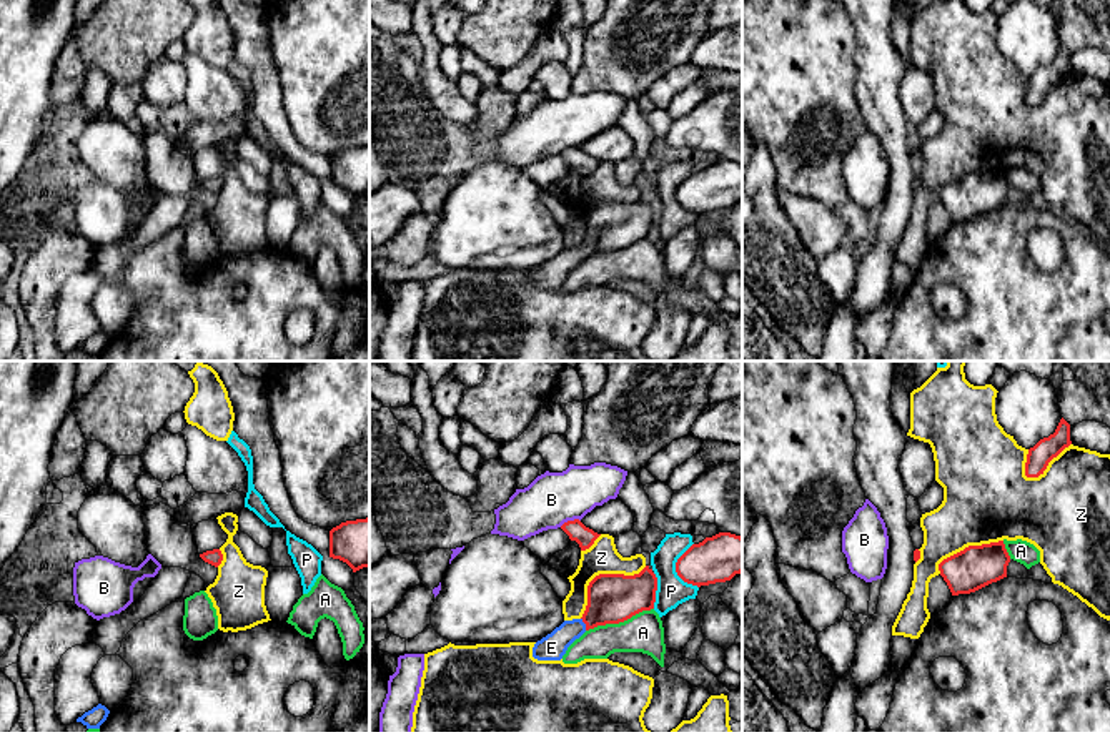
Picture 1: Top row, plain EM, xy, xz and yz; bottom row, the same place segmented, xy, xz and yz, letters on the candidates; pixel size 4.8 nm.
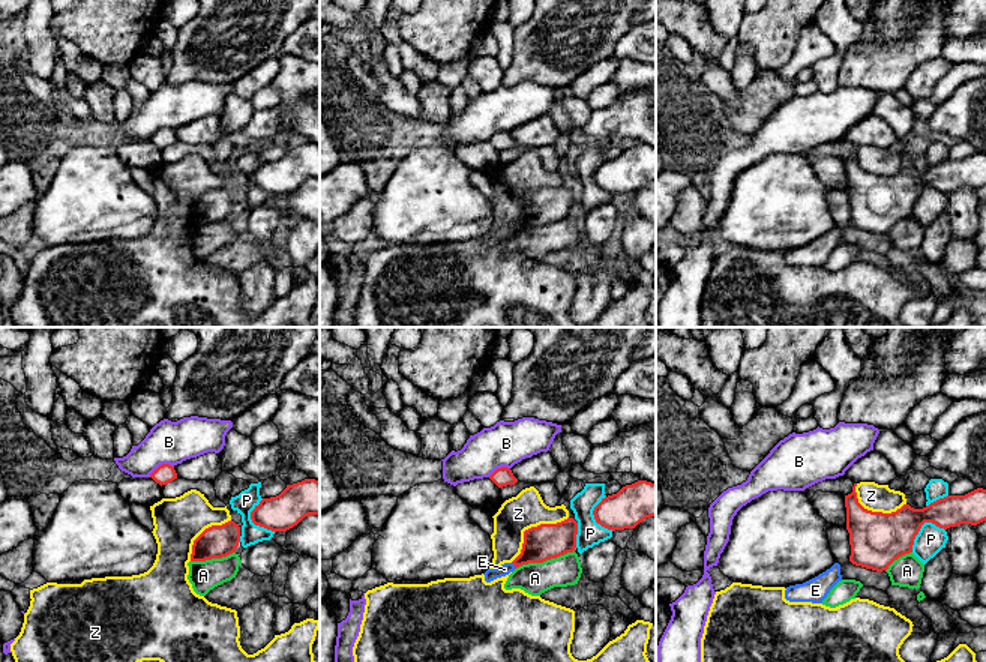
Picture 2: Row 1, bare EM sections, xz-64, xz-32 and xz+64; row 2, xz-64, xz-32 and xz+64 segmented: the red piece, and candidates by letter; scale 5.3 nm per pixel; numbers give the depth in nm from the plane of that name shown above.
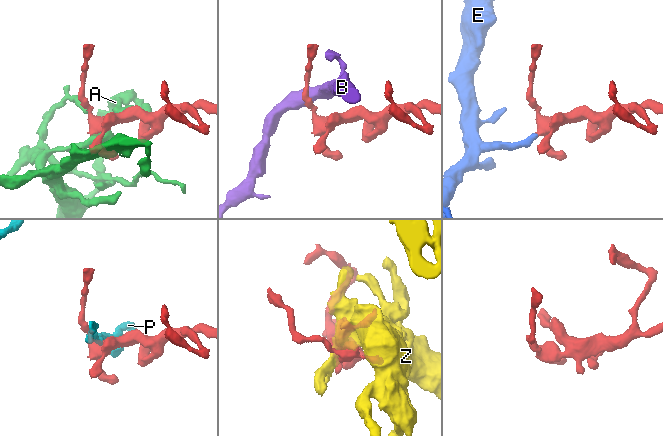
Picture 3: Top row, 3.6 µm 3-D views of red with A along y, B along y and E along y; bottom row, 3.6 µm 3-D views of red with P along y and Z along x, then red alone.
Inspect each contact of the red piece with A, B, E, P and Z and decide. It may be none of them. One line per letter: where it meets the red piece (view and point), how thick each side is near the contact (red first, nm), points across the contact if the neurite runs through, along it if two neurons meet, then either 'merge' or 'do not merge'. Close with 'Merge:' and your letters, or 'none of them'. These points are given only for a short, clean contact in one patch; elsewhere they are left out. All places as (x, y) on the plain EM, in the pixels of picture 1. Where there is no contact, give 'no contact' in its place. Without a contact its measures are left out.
A: xz (619, 248) | 240/190 nm | do not merge
B: xz (569, 148) | 90/260 nm | along xz (579, 147), (569, 147), (559, 153) | do not merge
E: xz (584, 250) | 240/130 nm | across xz (611, 225), (584, 250), (568, 258), (551, 275) | merge
P: xz (676, 197) | 220/140 nm | do not merge
Z: xz (599, 202) | 240/160 nm | do not merge
Merge: E

